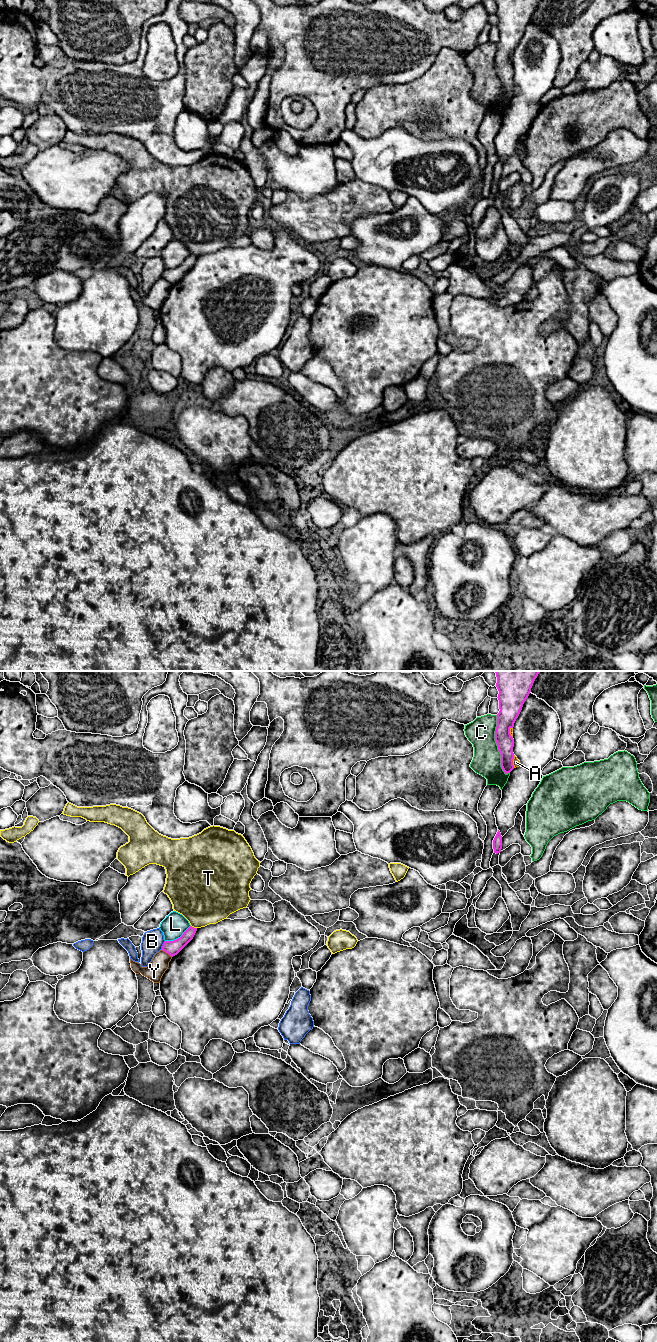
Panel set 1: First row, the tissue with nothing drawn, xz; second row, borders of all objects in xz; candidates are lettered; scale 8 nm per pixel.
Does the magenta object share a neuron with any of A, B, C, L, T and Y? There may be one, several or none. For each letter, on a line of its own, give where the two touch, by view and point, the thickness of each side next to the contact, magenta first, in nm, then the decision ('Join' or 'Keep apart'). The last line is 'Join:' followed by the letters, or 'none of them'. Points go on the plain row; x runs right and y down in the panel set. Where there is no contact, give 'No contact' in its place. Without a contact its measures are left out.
A: Touches magenta at xz (512, 89). Thickness 140 nm (magenta) against 60 nm. Keep apart
B: Touches magenta at xz (163, 273). Thickness 110 nm (magenta) against 180 nm. Keep apart
C: Touches magenta at xz (497, 73). Thickness 150 nm (magenta) against 220 nm. Keep apart
L: Touches magenta at xz (178, 266). Thickness 110 nm (magenta) against 190 nm. Keep apart
T: Touches magenta at xz (193, 255). Thickness 110 nm (magenta) against 420 nm. Keep apart
Y: Touches magenta at xz (167, 280). Thickness 110 nm (magenta) against 150 nm. Keep apart
Join: none of them

